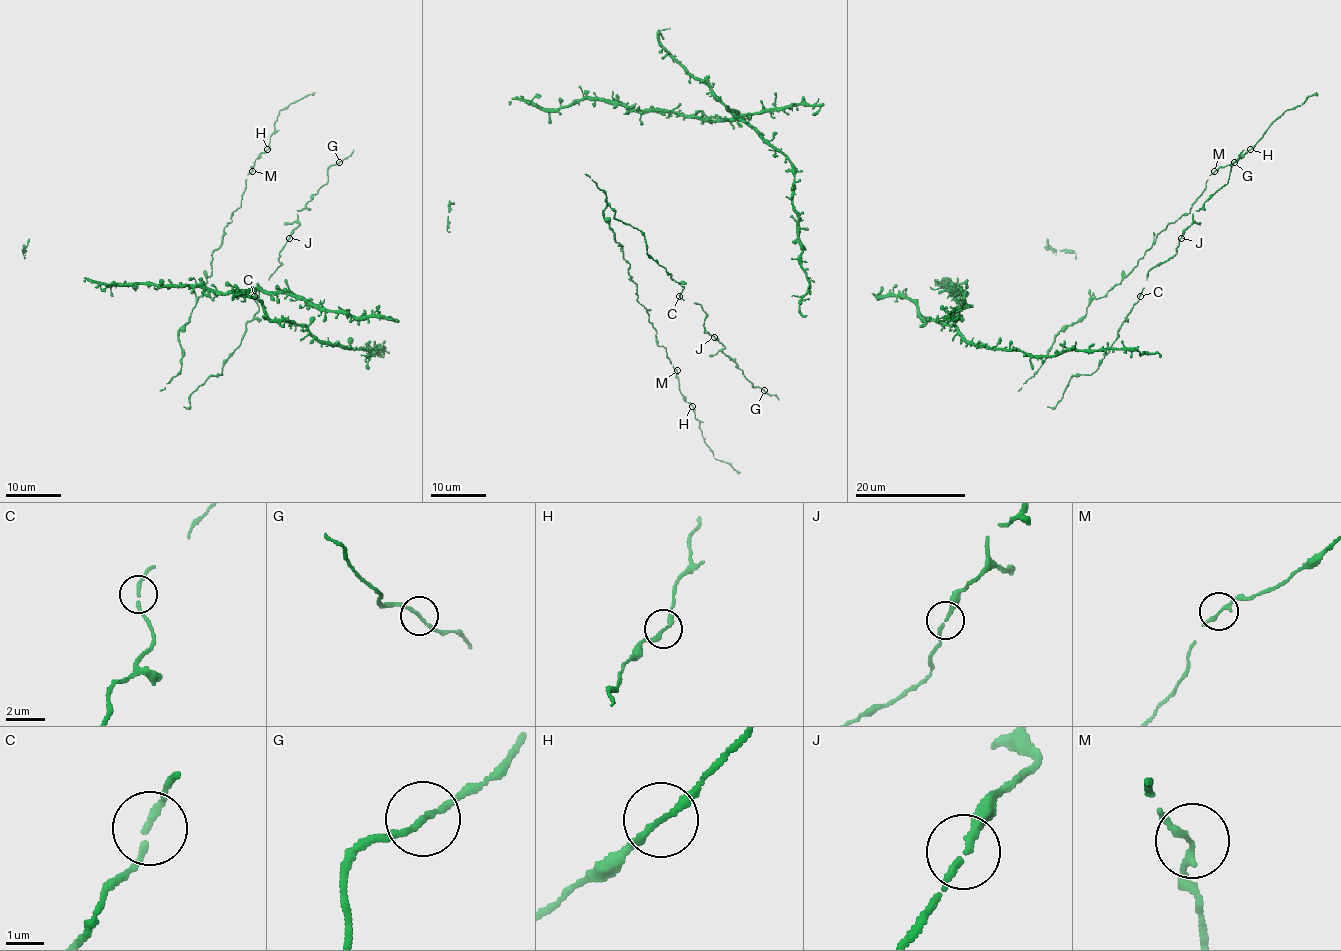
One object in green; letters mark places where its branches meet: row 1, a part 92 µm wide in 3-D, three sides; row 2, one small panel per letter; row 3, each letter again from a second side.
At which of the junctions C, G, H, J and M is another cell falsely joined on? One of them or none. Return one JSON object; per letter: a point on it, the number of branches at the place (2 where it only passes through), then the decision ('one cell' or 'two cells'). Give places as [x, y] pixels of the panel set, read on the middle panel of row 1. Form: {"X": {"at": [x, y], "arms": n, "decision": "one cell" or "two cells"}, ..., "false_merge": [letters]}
{"C": {"at": [679, 296], "arms": 2, "decision": "one cell"}, "G": {"at": [764, 390], "arms": 2, "decision": "one cell"}, "H": {"at": [692, 406], "arms": 2, "decision": "one cell"}, "J": {"at": [714, 337], "arms": 2, "decision": "one cell"}, "M": {"at": [677, 370], "arms": 2, "decision": "one cell"}, "false_merge": []}

